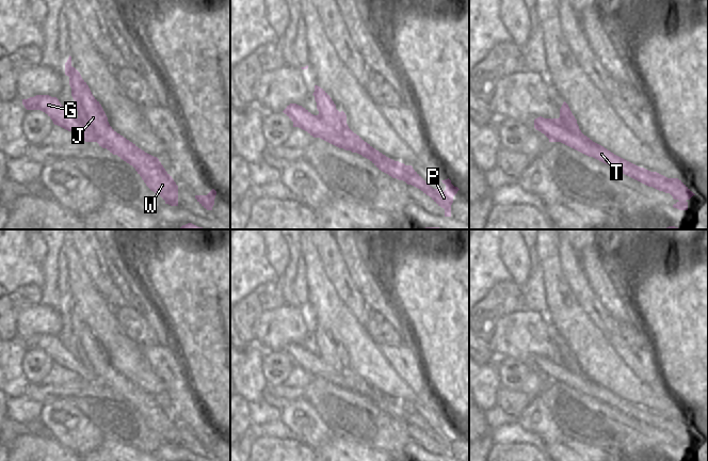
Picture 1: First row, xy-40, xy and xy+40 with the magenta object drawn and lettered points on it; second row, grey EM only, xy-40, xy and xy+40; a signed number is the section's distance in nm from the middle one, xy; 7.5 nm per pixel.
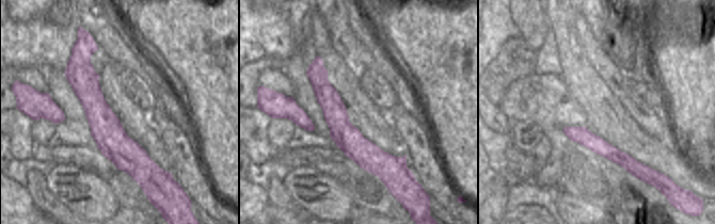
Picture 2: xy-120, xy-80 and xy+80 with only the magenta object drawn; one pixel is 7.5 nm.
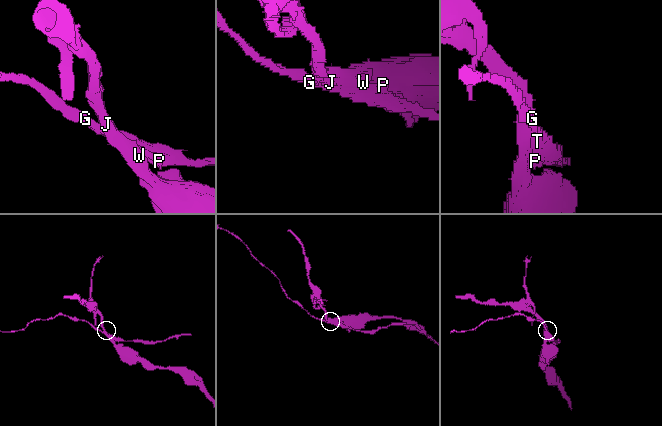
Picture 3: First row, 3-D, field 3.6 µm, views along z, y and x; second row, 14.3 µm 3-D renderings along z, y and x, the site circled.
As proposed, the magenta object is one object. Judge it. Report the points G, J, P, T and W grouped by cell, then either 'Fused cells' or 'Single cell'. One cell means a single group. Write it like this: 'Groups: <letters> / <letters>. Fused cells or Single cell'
Groups: G P T / J W. Fused cells.

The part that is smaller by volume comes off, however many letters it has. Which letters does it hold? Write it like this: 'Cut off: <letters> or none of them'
Cut off: G, P, T.

